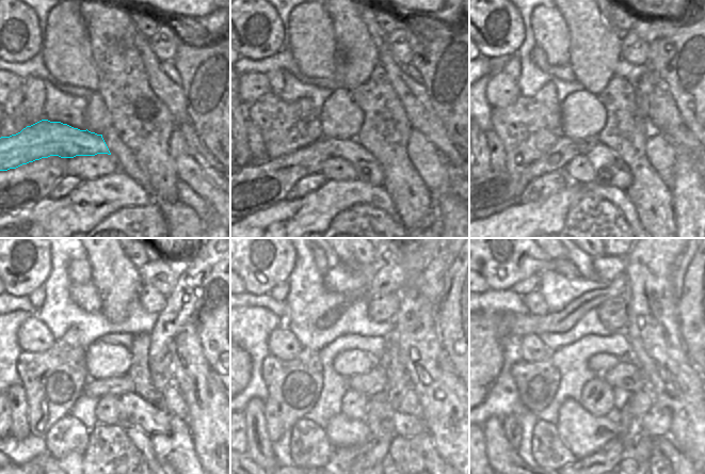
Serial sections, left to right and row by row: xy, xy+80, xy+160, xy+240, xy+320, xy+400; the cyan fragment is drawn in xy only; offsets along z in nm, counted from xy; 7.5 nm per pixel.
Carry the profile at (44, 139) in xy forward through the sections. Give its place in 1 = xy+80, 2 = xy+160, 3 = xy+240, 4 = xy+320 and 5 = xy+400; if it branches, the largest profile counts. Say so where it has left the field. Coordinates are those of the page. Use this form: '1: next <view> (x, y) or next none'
1: next xy+80 (367, 169)
2: next xy+160 (609, 169)
3: next xy+240 (134, 411)
4: next xy+320 (409, 425)
5: next xy+400 (656, 422)

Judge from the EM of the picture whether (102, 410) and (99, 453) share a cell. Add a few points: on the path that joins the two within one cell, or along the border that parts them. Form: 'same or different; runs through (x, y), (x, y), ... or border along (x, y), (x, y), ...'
different; border along (97, 421), (103, 424), (116, 425)

